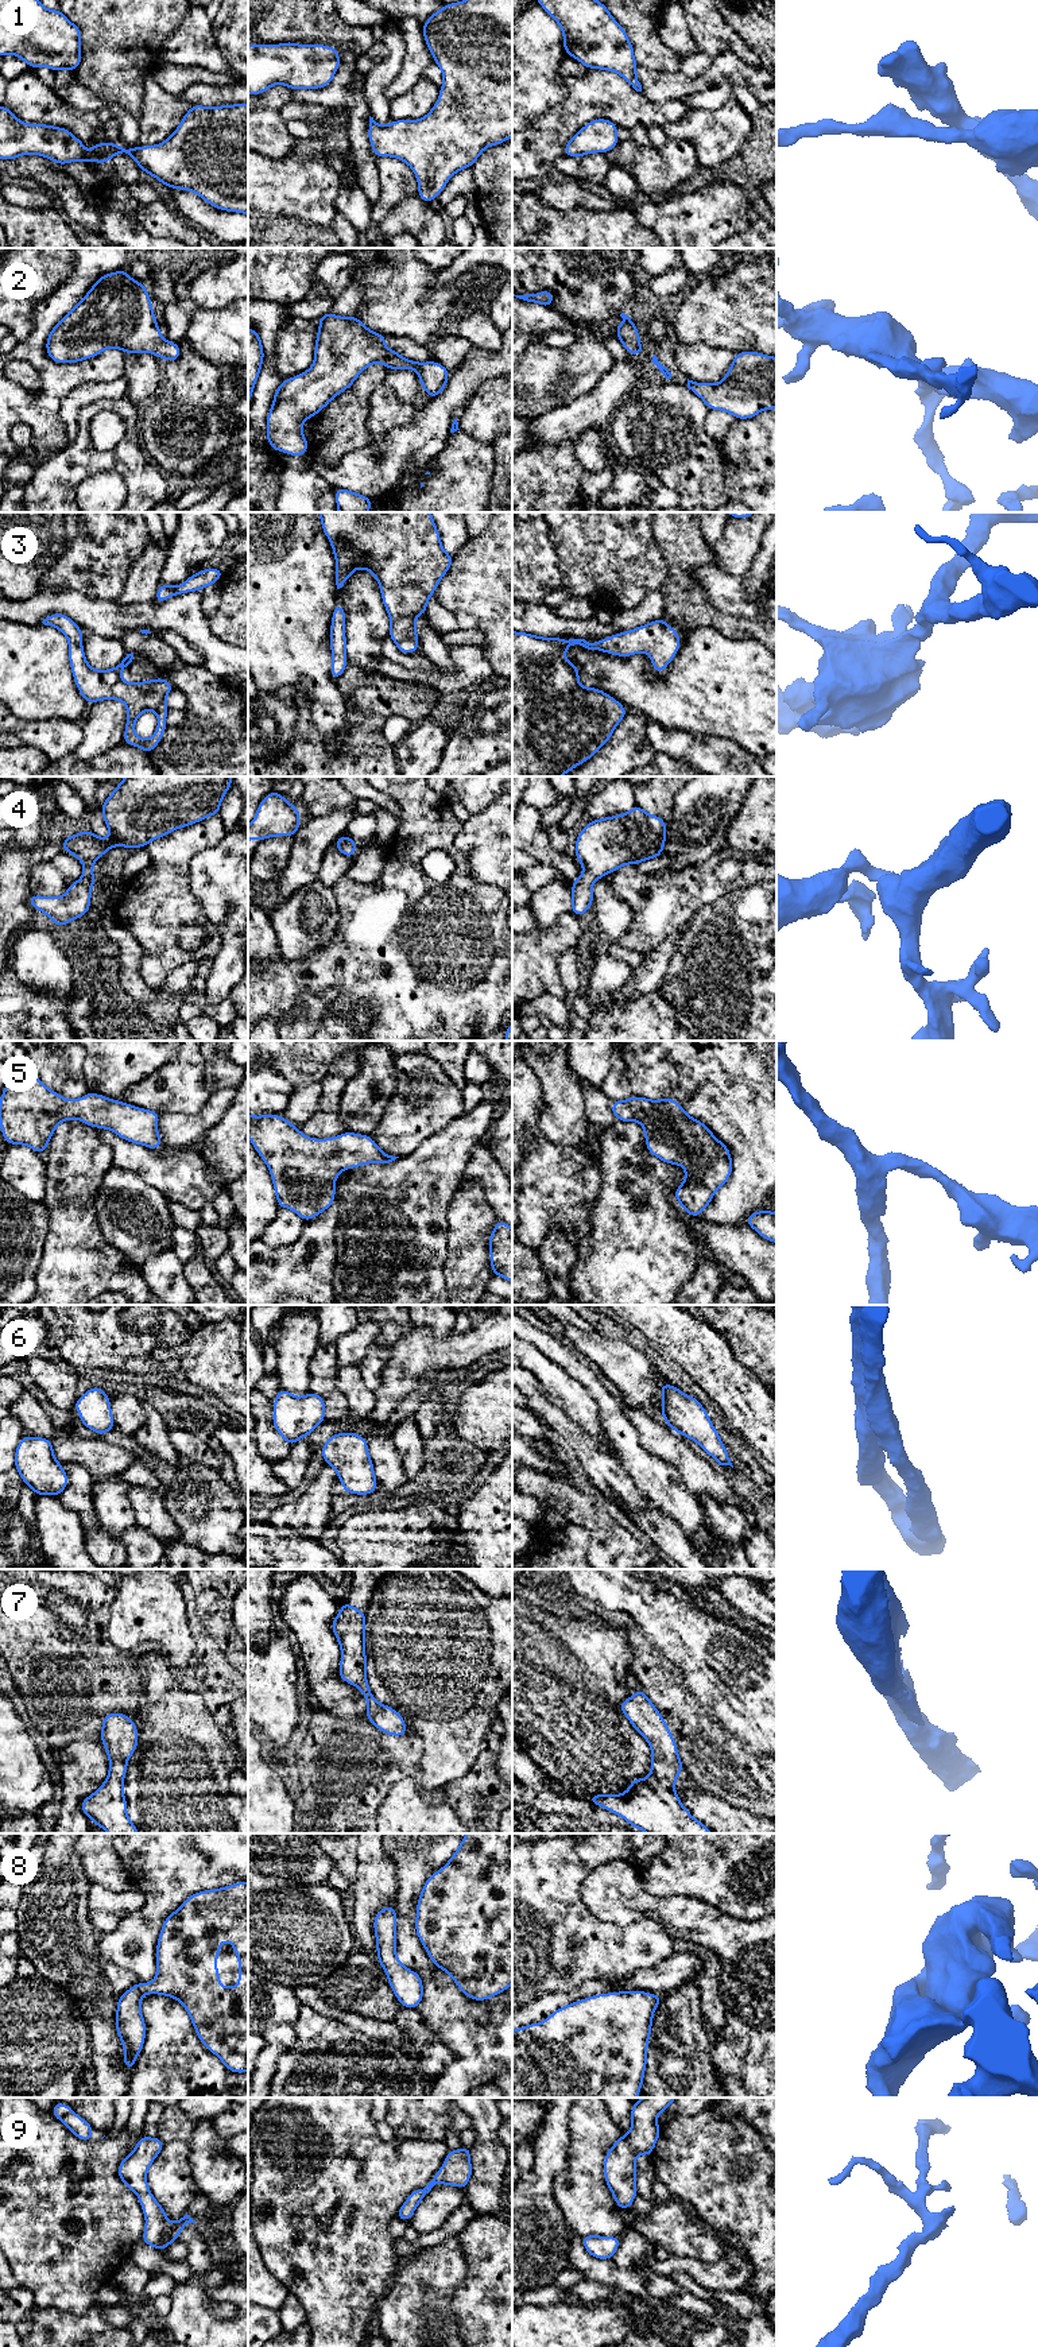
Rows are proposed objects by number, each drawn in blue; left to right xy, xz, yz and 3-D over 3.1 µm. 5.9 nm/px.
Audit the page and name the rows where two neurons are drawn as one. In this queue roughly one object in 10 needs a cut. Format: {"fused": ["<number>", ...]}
{"fused": []}

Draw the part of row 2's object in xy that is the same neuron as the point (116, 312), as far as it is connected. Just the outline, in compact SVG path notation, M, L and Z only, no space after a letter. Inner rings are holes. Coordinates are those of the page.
M125 270L100 276L77 306L53 328L46 341L49 357L59 364L92 359L108 348L124 353L148 352L167 363L181 356L179 344L162 338L146 284L133 280Z

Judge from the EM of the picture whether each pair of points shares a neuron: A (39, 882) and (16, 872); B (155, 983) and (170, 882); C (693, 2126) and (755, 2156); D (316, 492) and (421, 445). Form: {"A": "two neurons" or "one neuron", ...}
{"A": "two neurons", "B": "one neuron", "C": "one neuron", "D": "two neurons"}

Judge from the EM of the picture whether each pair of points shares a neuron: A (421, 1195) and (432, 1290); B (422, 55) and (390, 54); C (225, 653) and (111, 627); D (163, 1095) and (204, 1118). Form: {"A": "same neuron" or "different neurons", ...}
{"A": "same neuron", "B": "different neurons", "C": "same neuron", "D": "different neurons"}

